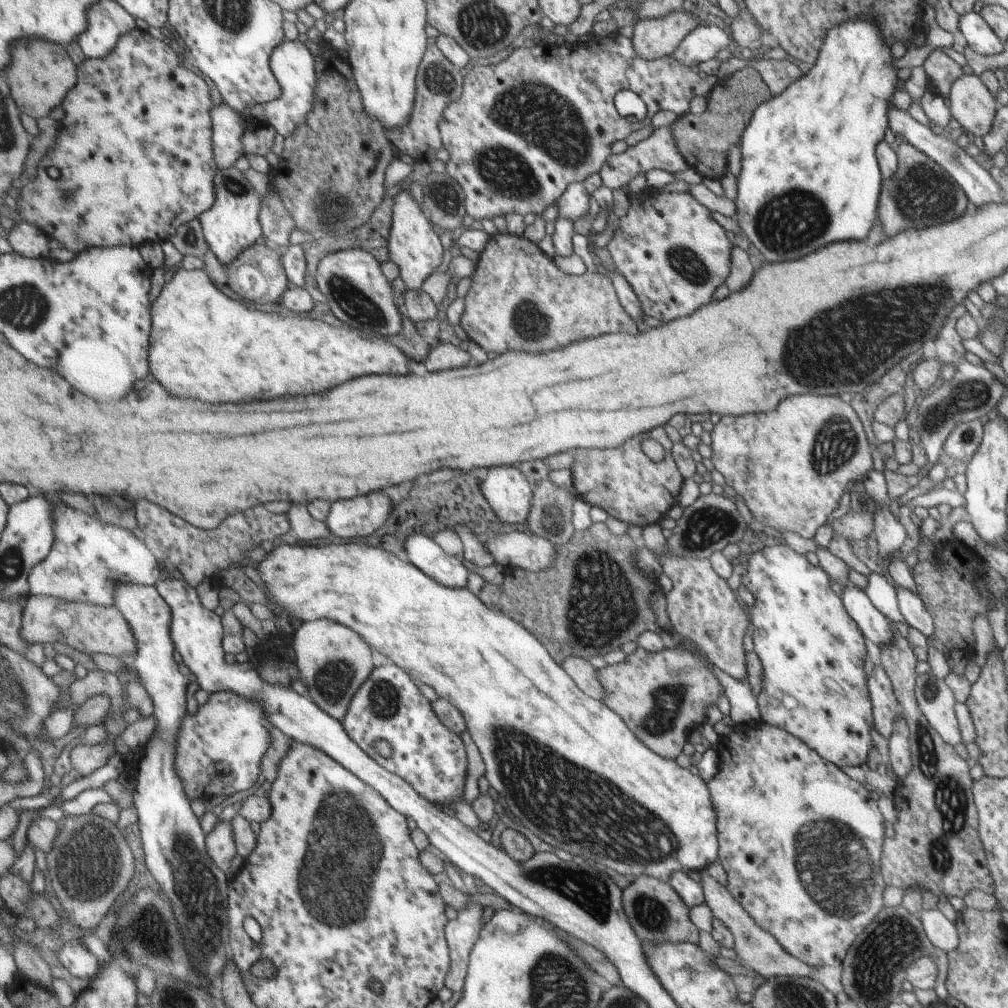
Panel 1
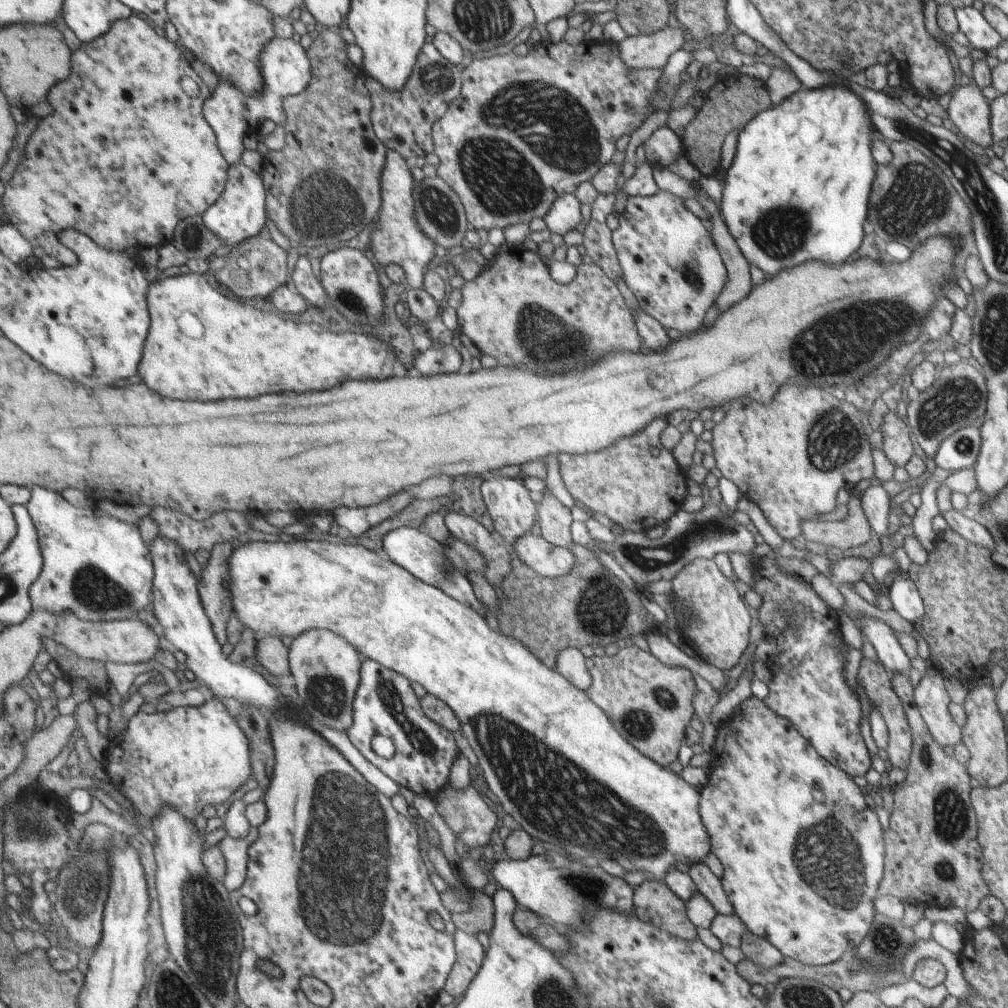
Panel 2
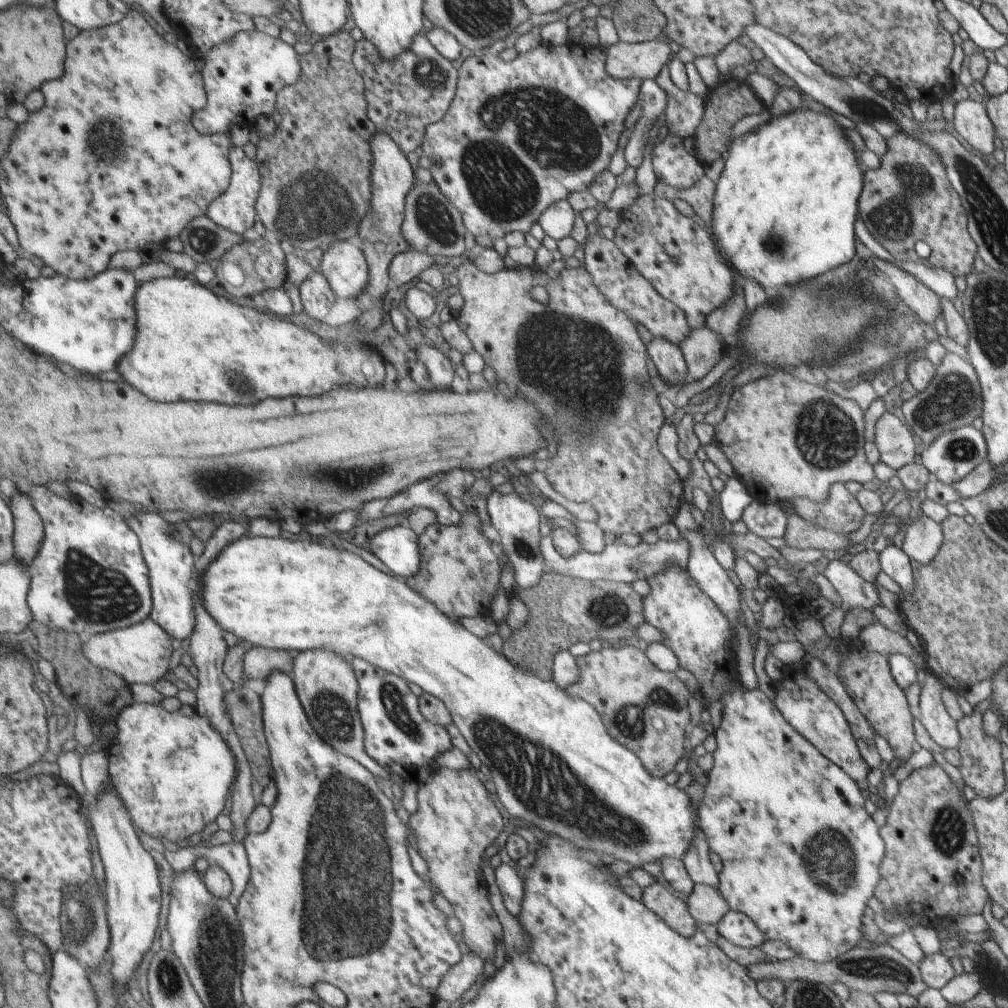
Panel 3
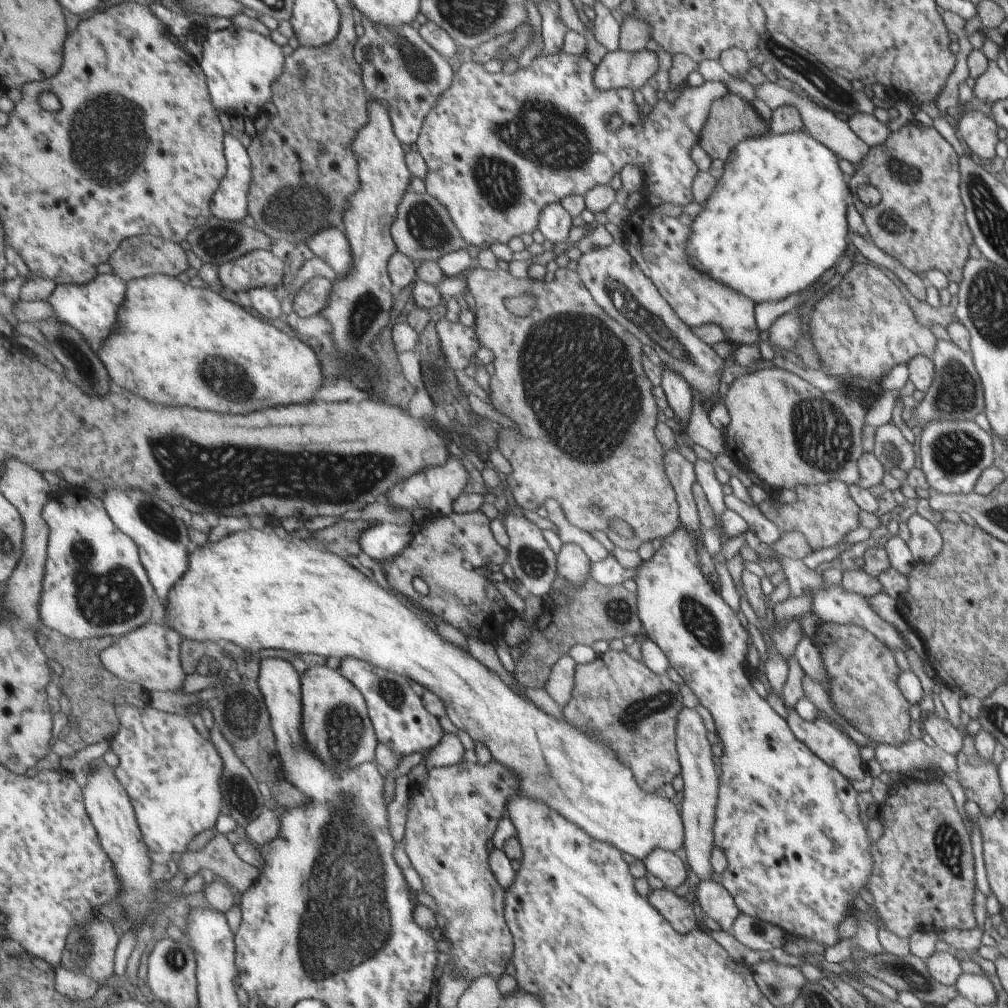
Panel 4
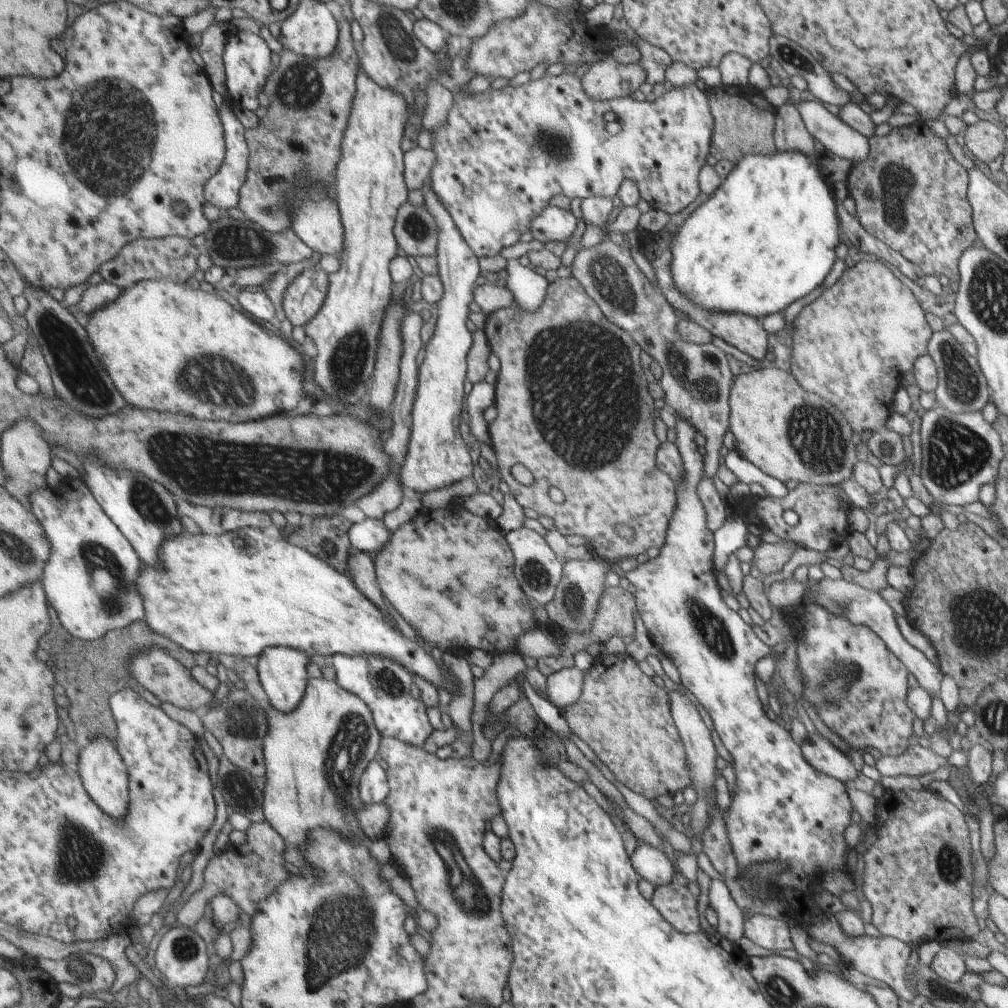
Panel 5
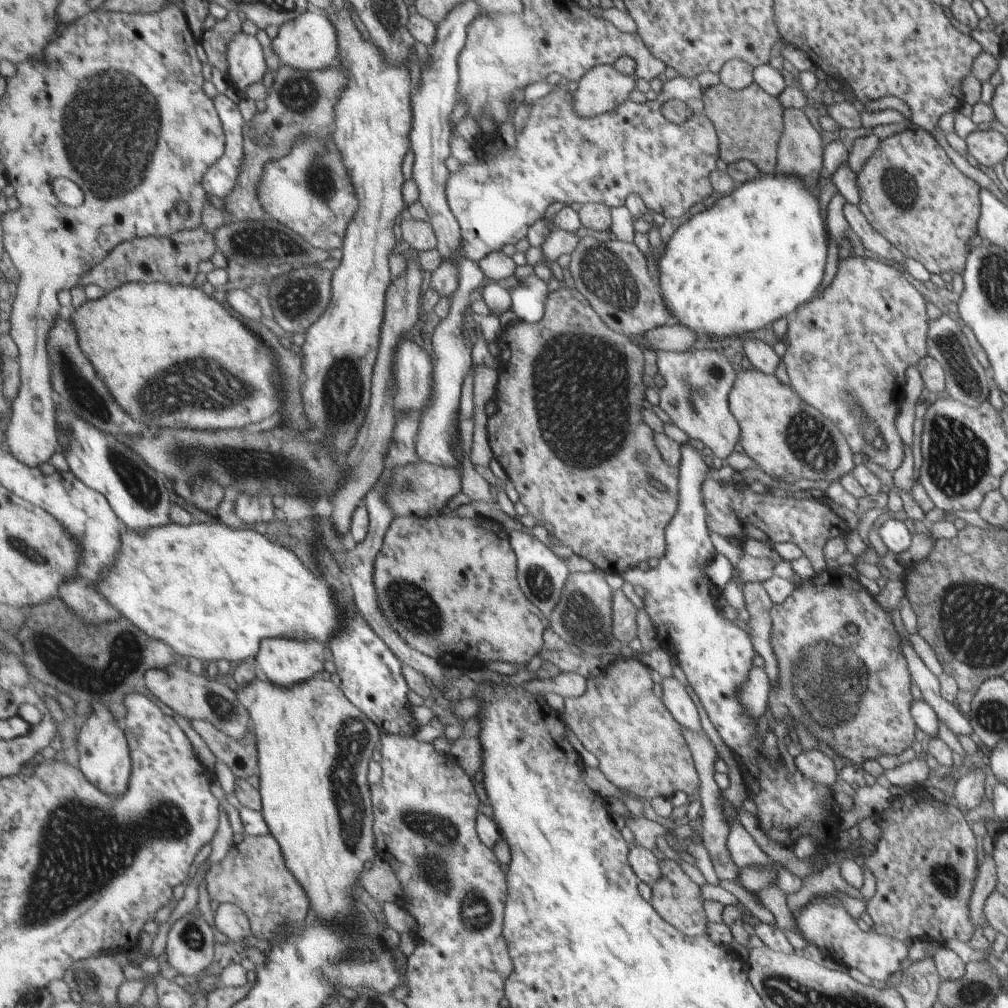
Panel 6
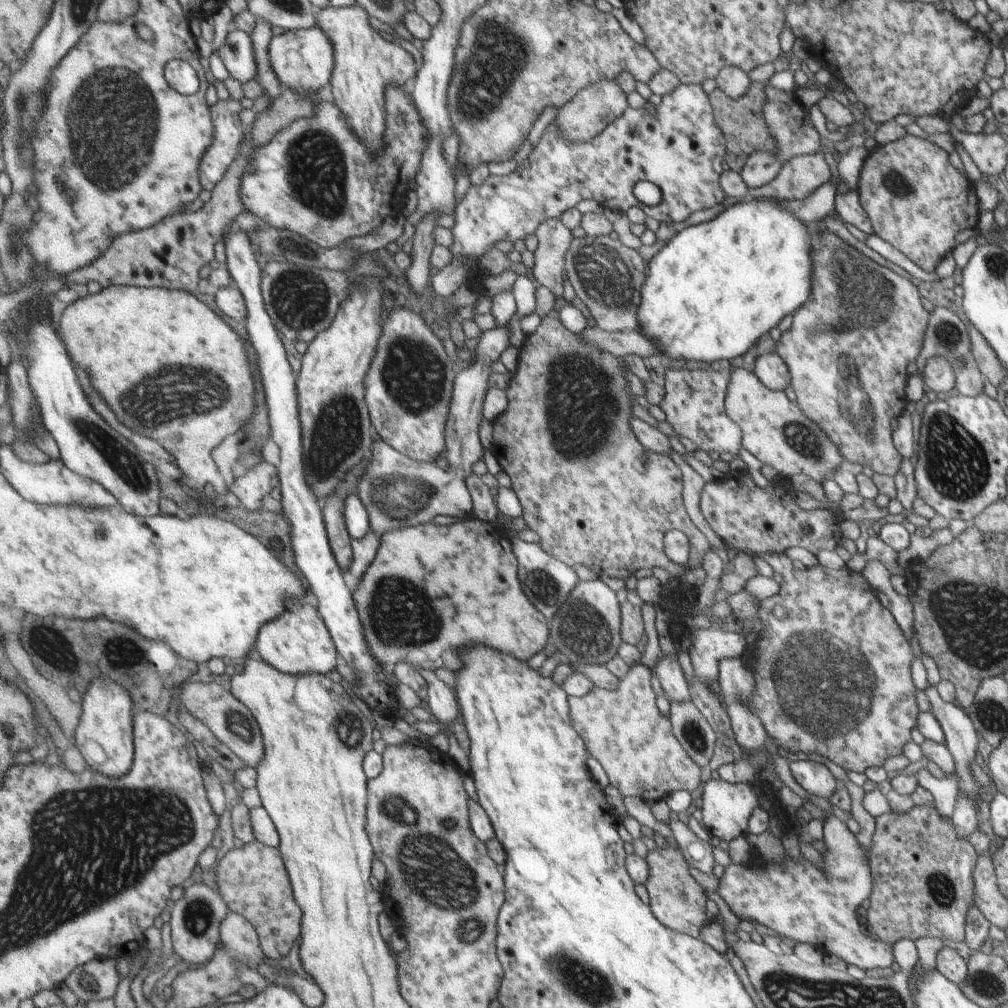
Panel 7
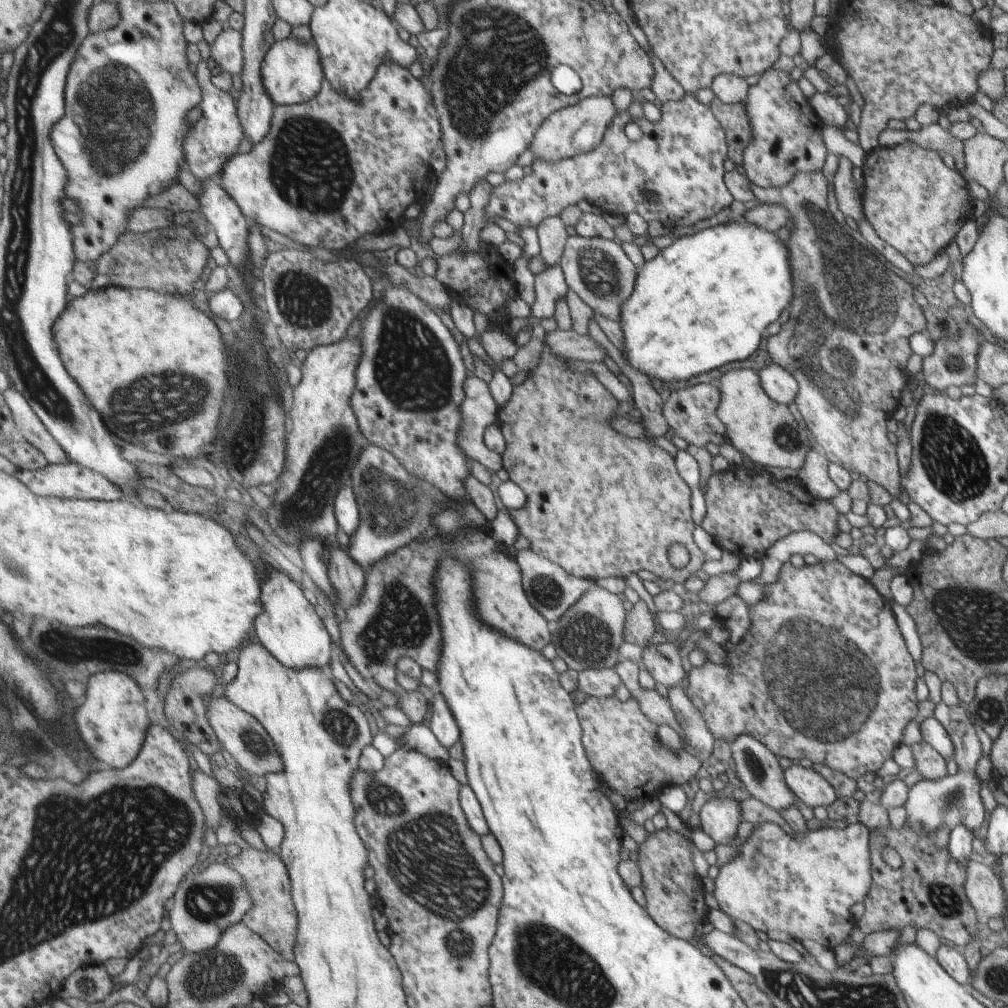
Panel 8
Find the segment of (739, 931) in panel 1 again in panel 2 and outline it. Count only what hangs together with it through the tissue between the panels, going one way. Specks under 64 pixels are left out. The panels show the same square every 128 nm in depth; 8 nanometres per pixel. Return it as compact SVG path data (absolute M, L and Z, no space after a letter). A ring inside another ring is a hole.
M703 861L691 864L688 867L688 876L695 882L696 889L699 890L698 893L713 906L716 915L729 916L729 914L733 914L735 910L725 893L723 884L712 873L712 870ZM749 930L741 934L739 949L745 960L761 968L775 968L777 964L784 962L783 954L771 942L755 936Z

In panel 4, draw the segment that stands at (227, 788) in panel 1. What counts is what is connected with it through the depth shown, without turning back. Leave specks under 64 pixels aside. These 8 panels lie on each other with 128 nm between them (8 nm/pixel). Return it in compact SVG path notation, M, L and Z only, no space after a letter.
M119 699L116 702L116 714L120 721L120 729L112 740L111 750L118 757L119 764L114 769L117 778L119 778L121 783L125 786L125 790L127 790L127 793L133 802L133 806L136 809L138 824L140 825L140 830L143 834L145 843L148 845L149 853L152 854L153 862L166 866L166 864L169 864L169 862L172 861L171 858L173 858L173 854L187 851L187 846L191 844L191 840L193 840L197 834L201 834L203 830L209 830L213 827L216 828L221 816L221 808L226 804L224 801L224 790L222 788L225 762L221 757L220 750L217 749L217 746L213 744L211 740L205 740L205 738L197 732L197 728L193 726L189 717L183 716L183 714L165 713L156 710L151 706L139 708L139 706L133 706L133 704L129 704L127 700L122 699Z

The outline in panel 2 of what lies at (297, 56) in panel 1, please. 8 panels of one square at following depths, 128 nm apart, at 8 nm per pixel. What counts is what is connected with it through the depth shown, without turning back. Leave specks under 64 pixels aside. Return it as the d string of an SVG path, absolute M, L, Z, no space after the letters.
M273 39L265 48L265 52L261 52L261 68L264 69L265 76L265 92L261 96L249 98L235 84L220 78L216 90L213 90L212 99L204 106L205 119L212 125L217 136L219 152L225 156L230 166L241 162L241 153L244 150L242 140L247 126L259 126L268 120L275 122L277 126L287 126L285 100L307 90L313 80L313 66L308 50L303 49L294 39Z

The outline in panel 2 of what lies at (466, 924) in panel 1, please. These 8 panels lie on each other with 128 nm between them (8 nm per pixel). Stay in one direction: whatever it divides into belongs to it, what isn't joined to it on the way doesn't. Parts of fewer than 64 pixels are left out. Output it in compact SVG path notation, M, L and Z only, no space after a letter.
M461 930L453 932L453 948L455 962L449 970L443 990L449 996L456 997L463 995L471 978L480 971L484 951L475 936Z

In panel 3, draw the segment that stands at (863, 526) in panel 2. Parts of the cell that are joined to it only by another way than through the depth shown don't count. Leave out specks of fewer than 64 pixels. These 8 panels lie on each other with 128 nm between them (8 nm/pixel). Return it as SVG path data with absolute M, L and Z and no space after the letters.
M787 512L787 526L785 526L783 540L786 546L801 550L842 552L852 546L848 534L835 534L831 530L813 526L811 522L805 522L801 516L793 512Z

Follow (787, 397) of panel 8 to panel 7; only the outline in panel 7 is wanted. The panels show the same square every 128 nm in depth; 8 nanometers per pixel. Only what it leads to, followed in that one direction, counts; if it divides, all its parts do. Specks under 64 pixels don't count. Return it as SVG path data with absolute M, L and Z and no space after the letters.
M775 352L757 356L753 366L752 372L755 372L768 388L784 391L787 386L790 386L788 370Z

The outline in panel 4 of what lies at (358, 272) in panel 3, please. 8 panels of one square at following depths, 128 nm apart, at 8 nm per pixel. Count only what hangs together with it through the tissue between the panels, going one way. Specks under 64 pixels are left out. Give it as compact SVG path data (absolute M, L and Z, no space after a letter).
M327 228L317 233L306 243L307 247L325 264L331 266L337 277L343 278L351 268L351 248L346 234L339 228Z

